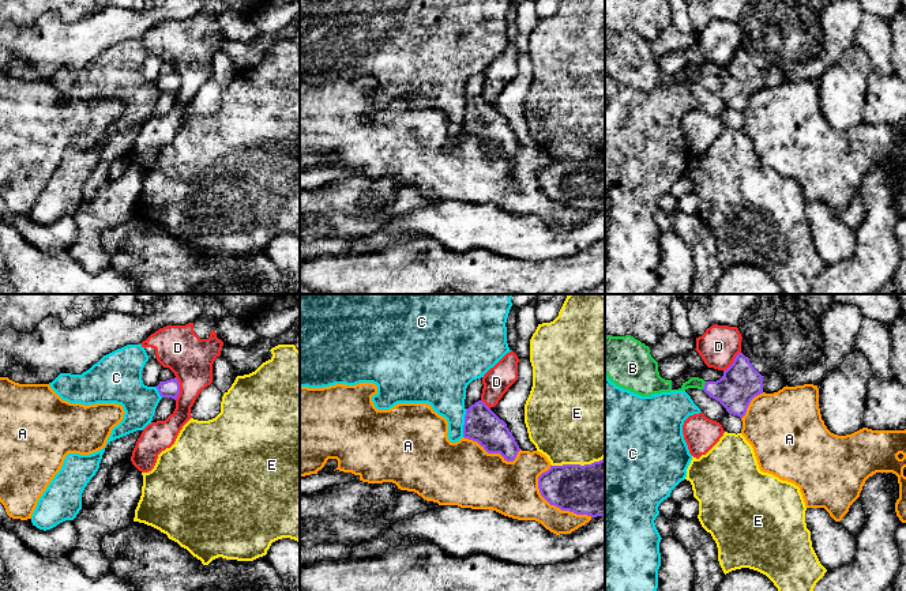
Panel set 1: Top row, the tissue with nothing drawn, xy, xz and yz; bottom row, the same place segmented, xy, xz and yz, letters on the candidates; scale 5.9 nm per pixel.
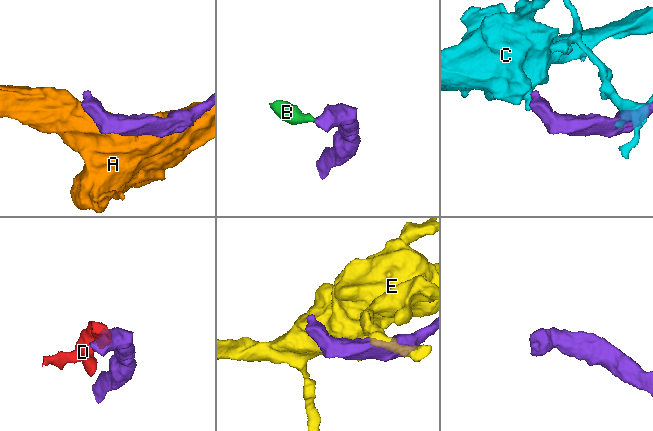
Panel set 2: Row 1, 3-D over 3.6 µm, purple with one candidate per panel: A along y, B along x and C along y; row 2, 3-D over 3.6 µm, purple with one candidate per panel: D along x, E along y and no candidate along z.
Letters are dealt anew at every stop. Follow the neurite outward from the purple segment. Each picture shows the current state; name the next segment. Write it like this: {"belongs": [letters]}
{"belongs": ["B"]}

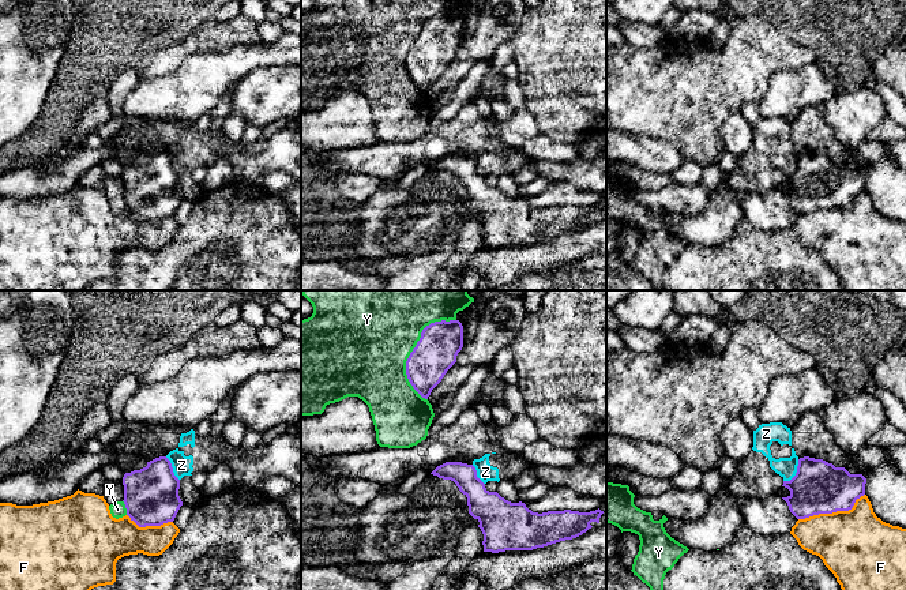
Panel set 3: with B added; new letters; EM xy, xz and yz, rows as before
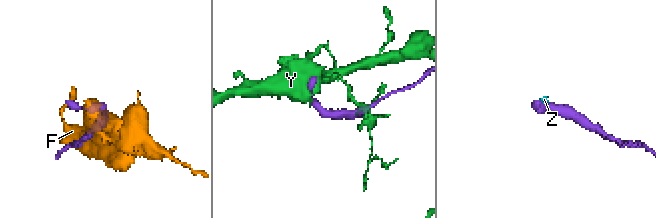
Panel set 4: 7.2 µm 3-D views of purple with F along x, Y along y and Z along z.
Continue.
{"belongs": []}

